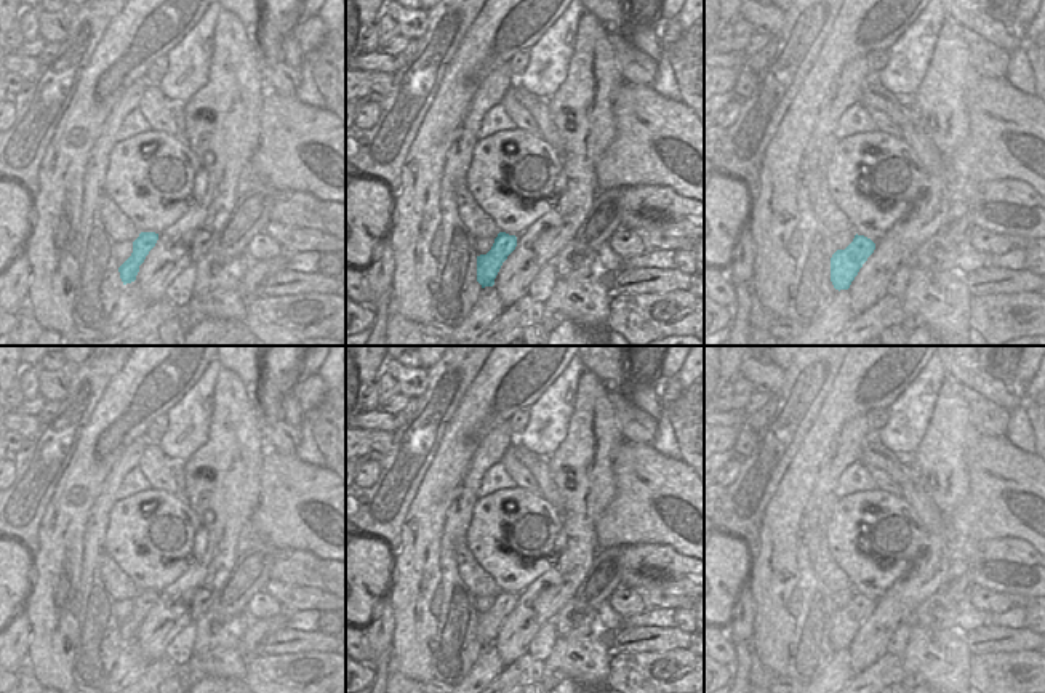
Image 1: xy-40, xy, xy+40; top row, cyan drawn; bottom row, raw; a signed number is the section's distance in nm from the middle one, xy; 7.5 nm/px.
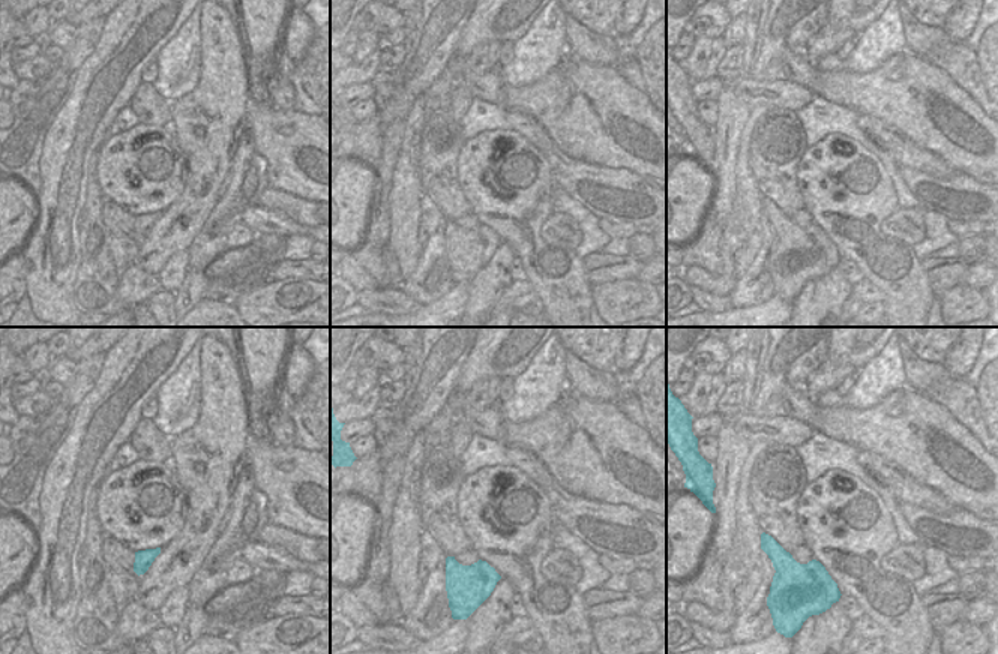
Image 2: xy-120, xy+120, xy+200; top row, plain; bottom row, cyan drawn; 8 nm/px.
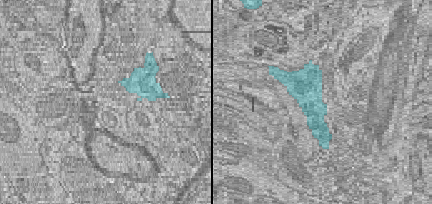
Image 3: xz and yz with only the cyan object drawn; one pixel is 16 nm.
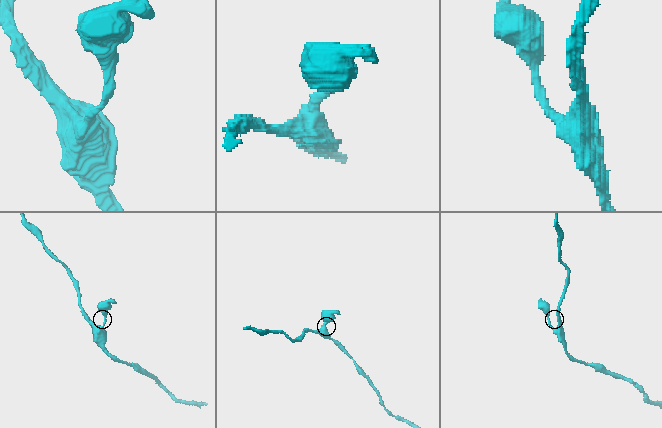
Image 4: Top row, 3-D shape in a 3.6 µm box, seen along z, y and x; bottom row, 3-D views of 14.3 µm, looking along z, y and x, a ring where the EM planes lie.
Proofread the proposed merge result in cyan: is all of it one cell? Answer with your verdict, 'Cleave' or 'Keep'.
Keep.

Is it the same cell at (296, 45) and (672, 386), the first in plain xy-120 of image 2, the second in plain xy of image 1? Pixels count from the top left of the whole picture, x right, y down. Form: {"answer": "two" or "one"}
{"answer": "one"}

